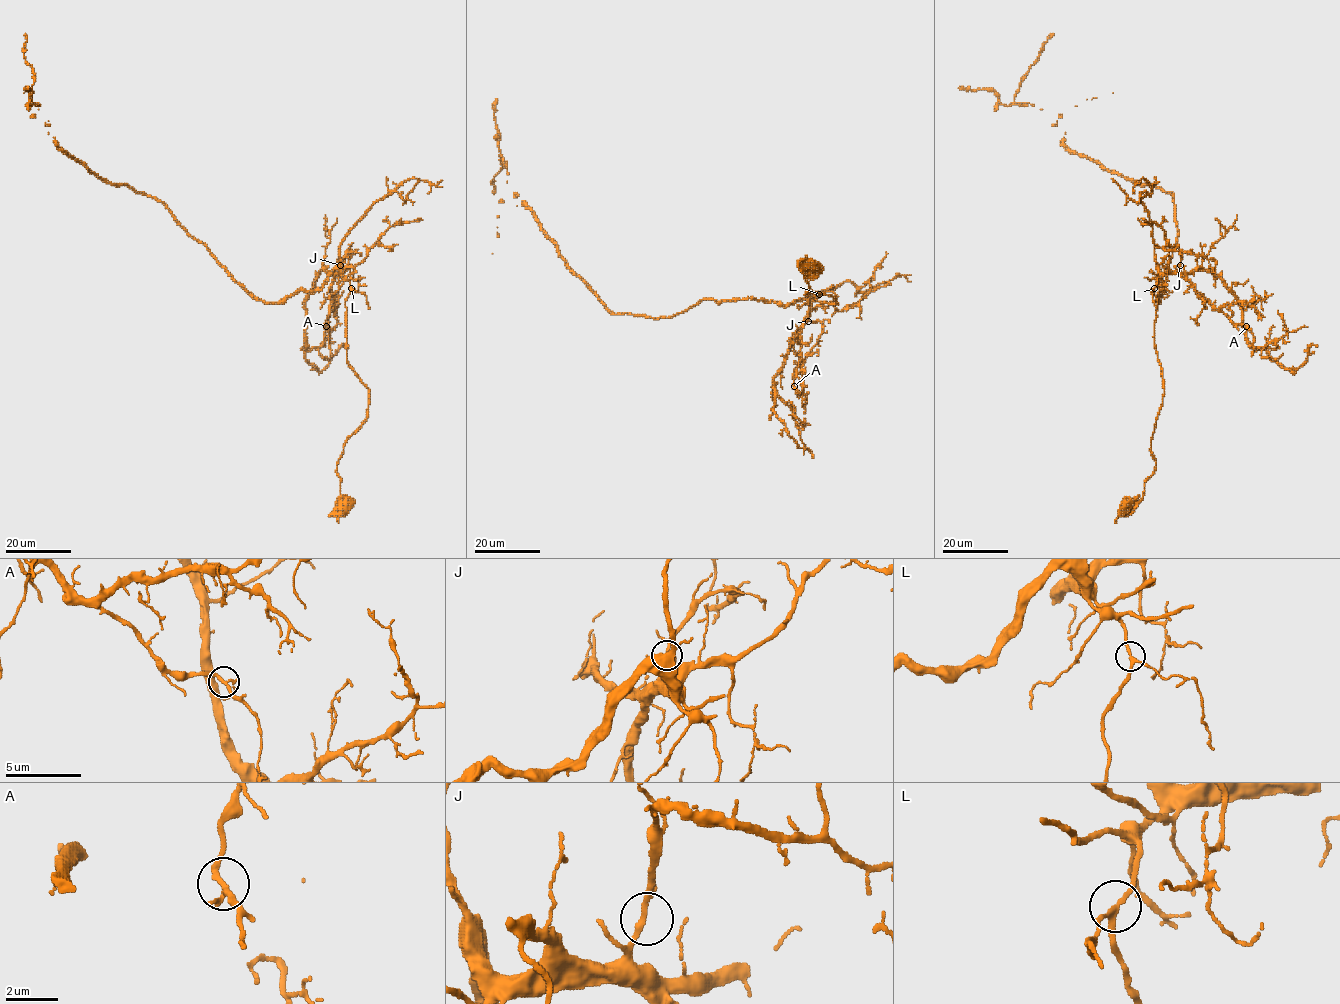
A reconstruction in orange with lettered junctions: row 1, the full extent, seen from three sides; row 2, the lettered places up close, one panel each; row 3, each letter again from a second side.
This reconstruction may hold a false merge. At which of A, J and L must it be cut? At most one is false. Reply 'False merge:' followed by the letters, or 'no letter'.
False merge: no letter

